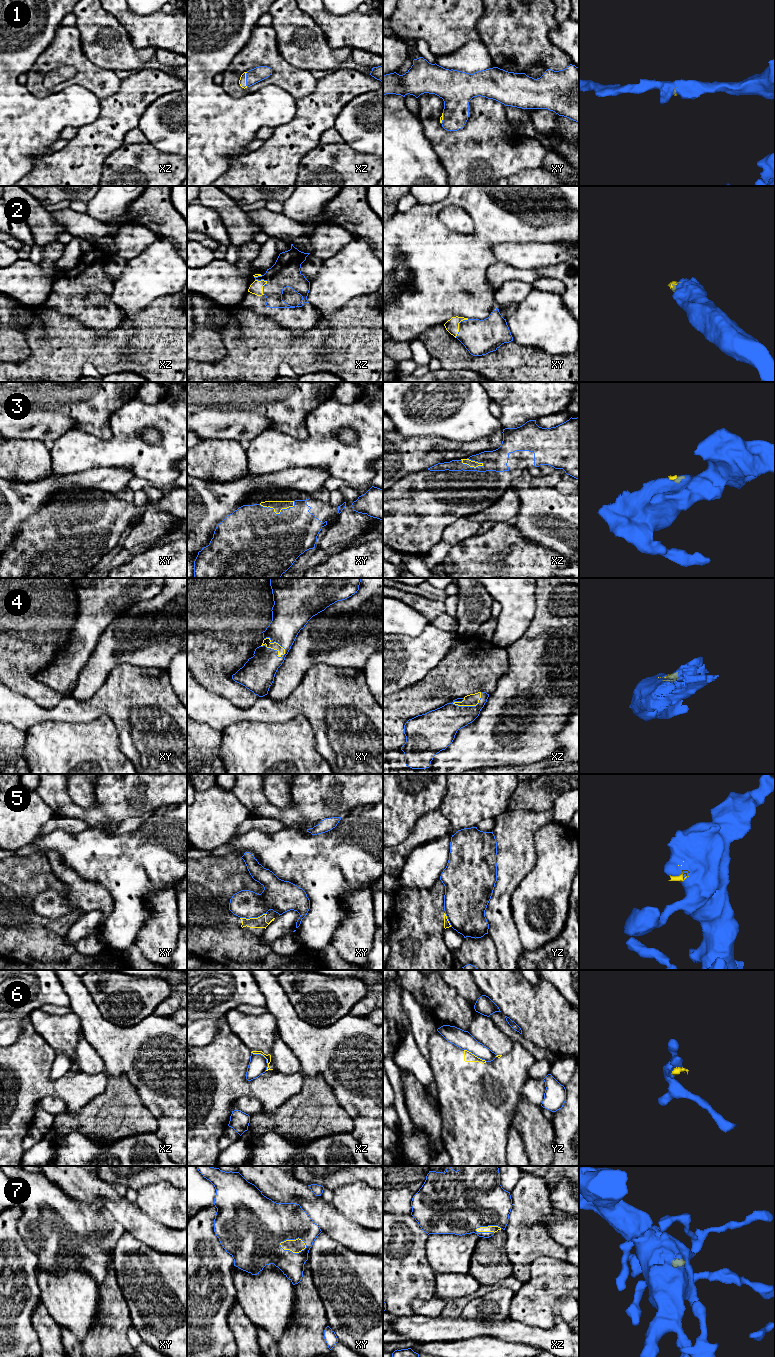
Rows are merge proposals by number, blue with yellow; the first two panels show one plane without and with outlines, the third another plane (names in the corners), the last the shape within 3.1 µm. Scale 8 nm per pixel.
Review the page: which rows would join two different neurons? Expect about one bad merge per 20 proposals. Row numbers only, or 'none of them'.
5, 6

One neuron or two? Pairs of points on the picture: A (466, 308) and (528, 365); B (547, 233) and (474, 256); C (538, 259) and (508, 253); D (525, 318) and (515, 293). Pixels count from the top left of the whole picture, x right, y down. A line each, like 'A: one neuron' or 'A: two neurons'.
A: two neurons
B: one neuron
C: one neuron
D: two neurons

